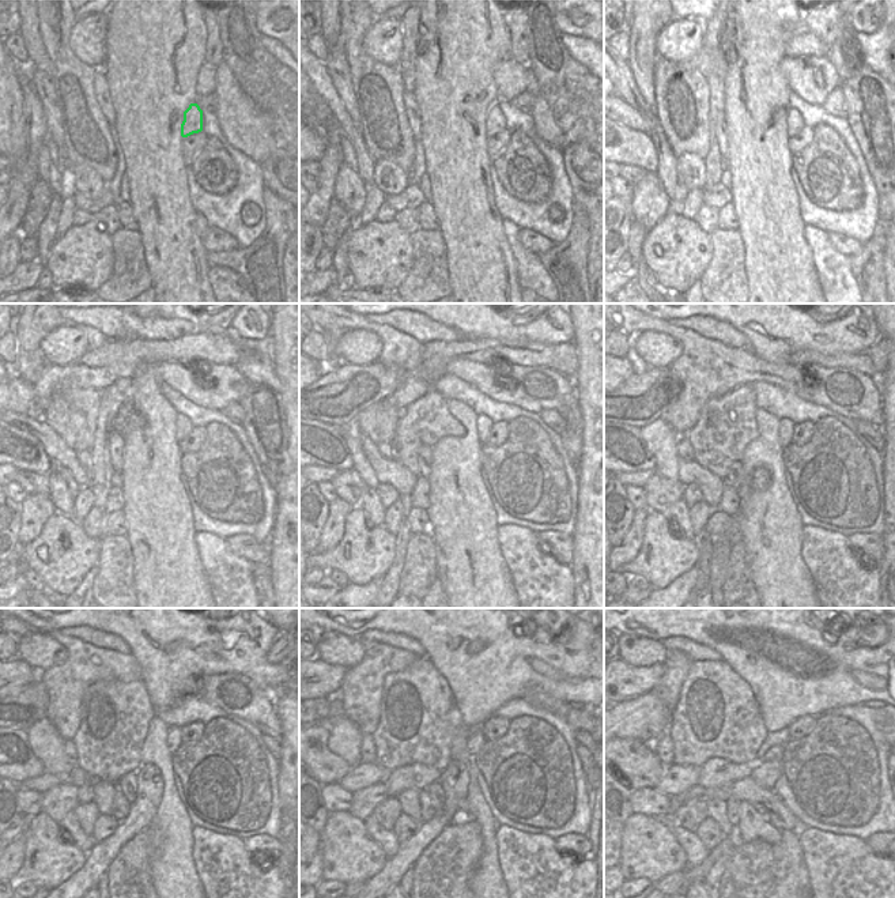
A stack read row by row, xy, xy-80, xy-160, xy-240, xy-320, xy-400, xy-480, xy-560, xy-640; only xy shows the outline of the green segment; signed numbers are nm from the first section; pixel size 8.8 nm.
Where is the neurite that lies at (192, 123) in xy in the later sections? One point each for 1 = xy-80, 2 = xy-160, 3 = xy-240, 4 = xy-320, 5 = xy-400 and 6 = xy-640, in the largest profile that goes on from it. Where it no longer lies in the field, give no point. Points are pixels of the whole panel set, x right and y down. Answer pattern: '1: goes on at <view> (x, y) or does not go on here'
1: goes on at xy-80 (495, 121)
2: goes on at xy-160 (795, 120)
3: goes on at xy-240 (182, 425)
4: goes on at xy-320 (484, 423)
5: goes on at xy-400 (786, 426)
6: goes on at xy-640 (777, 751)

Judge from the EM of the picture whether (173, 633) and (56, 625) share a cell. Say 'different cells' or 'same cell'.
same cell

